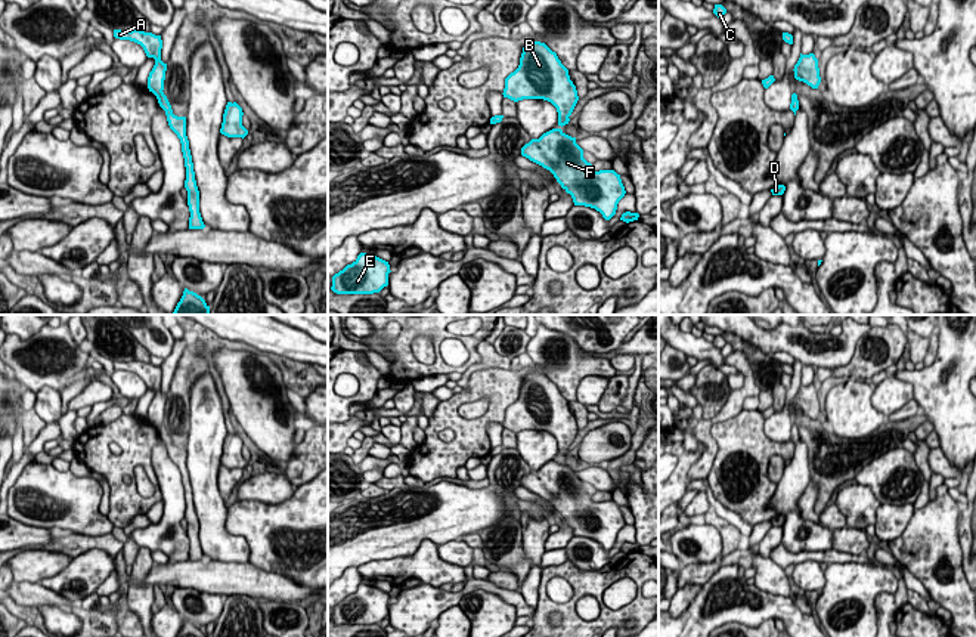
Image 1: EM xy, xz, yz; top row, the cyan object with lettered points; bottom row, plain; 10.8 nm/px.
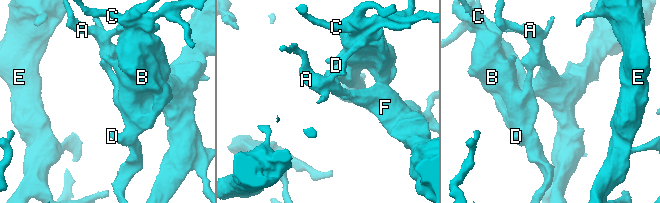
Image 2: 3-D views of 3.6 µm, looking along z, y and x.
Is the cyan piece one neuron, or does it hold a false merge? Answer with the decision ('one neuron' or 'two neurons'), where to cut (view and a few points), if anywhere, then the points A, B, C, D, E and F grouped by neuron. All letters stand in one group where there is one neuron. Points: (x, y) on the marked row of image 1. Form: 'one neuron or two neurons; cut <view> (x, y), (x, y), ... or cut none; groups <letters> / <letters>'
two neurons; cut xy (161, 98), (172, 113); groups A E F / B C D

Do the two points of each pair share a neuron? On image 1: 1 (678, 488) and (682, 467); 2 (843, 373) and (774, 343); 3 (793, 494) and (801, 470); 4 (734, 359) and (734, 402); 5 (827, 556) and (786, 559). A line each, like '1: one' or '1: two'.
1: one
2: two
3: one
4: one
5: one

